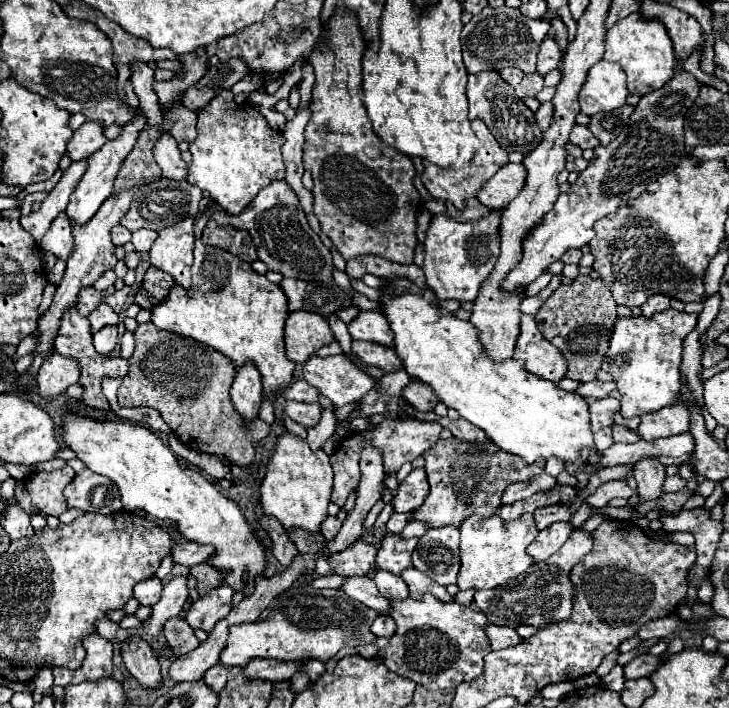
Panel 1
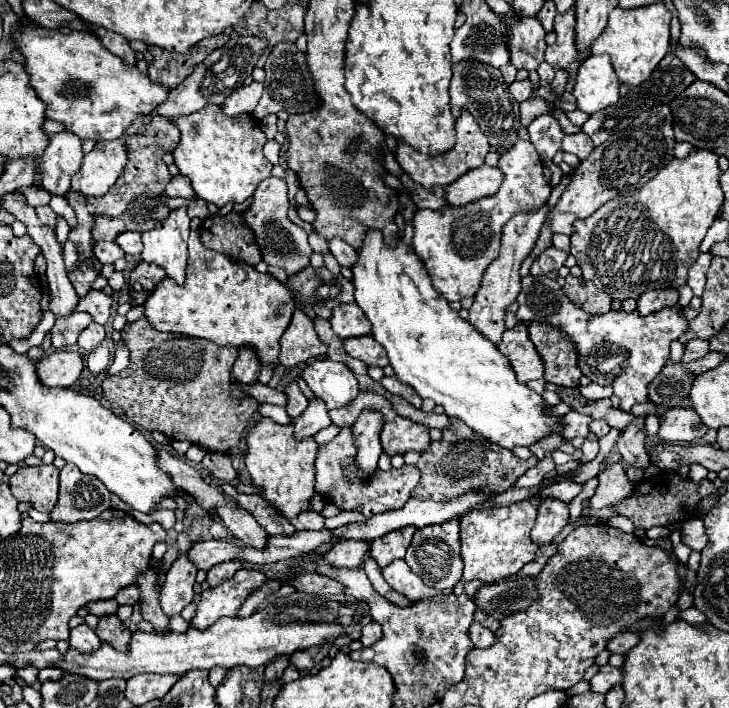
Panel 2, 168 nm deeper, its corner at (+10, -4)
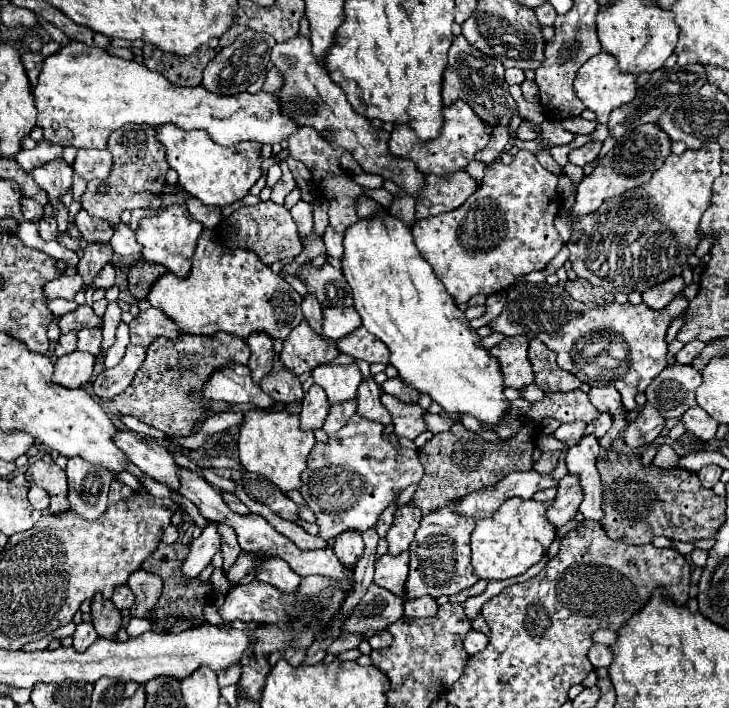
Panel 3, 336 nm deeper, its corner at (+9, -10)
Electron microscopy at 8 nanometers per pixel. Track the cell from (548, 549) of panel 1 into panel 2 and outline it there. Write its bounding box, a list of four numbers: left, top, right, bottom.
[531,497,569,545]

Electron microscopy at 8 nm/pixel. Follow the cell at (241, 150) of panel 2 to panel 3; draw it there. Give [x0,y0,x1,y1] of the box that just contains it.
[158,123,262,207]

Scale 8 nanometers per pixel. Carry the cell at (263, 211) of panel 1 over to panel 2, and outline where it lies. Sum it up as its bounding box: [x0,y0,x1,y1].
[245,177,313,275]

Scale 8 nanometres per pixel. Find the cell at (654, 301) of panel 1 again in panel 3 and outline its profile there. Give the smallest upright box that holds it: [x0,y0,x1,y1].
[642,277,684,309]

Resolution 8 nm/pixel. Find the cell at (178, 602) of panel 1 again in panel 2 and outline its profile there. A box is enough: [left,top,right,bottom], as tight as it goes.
[161,555,199,615]

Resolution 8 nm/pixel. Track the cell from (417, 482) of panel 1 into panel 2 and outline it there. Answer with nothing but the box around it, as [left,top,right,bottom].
[315,427,419,517]

